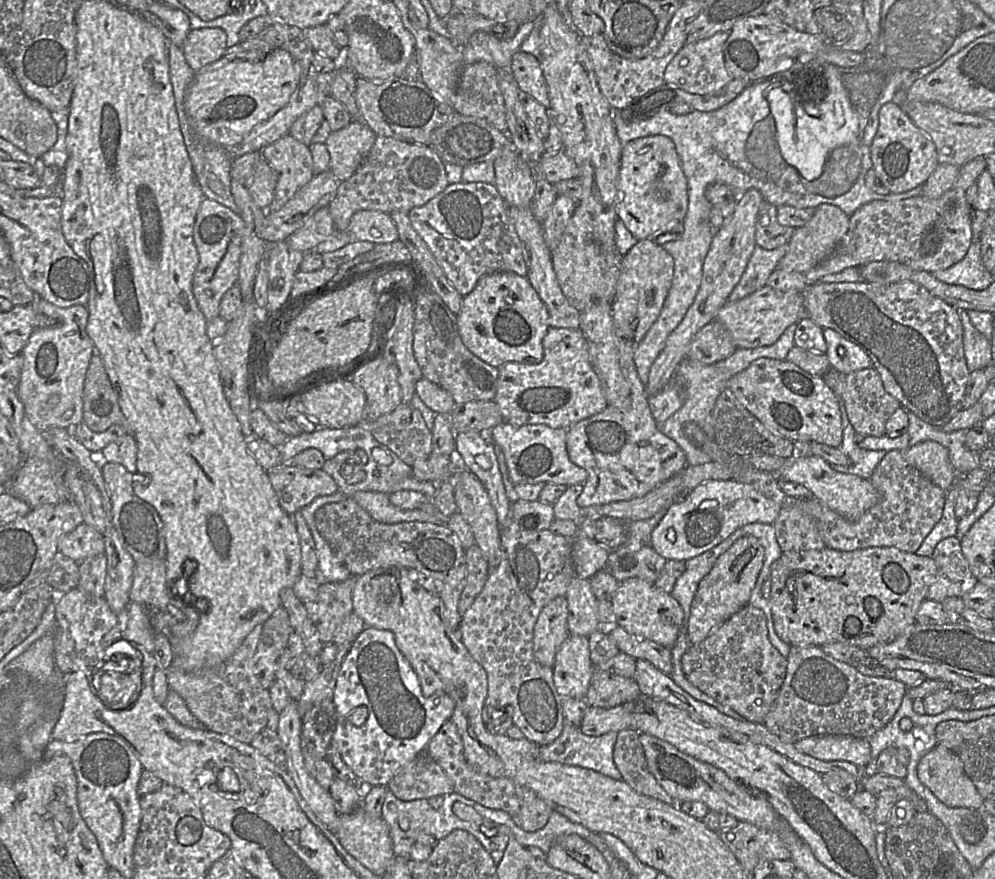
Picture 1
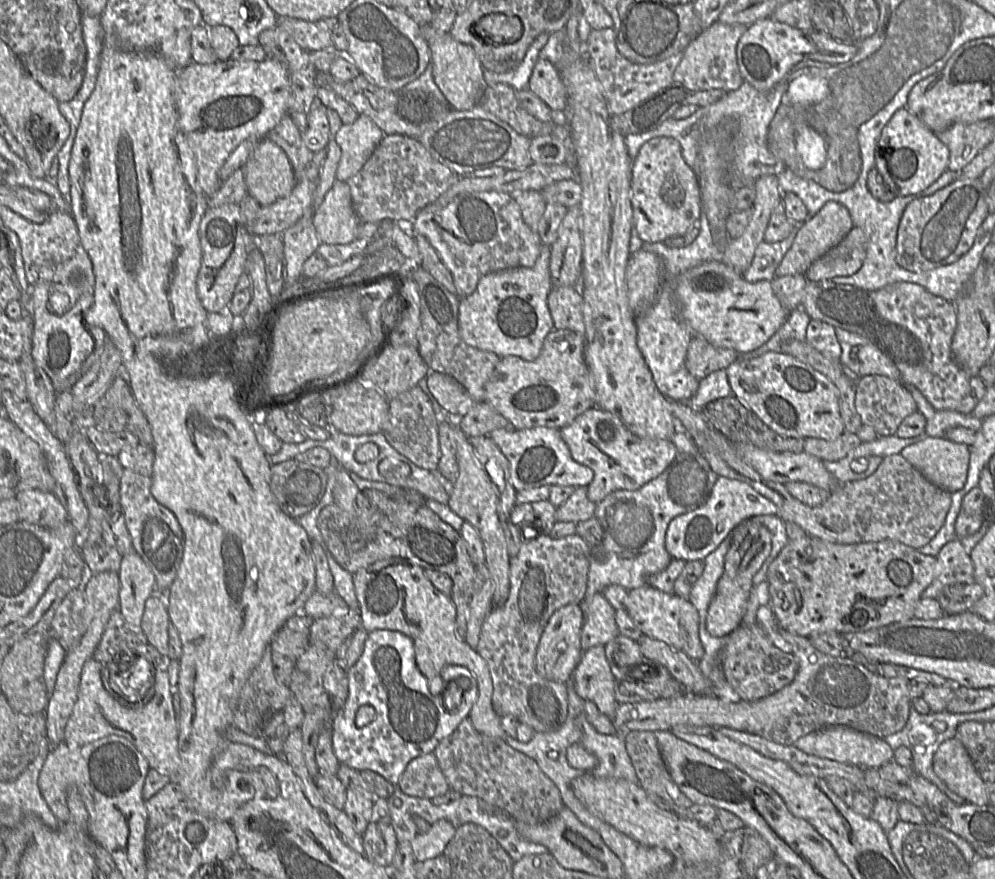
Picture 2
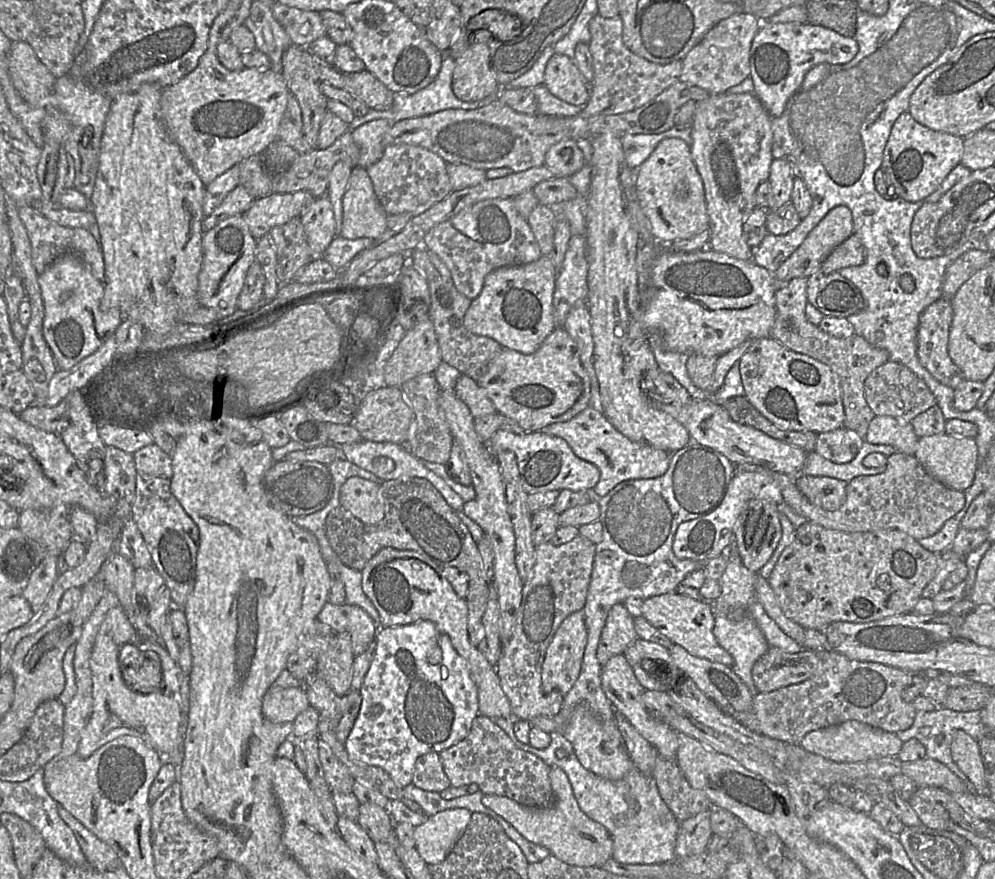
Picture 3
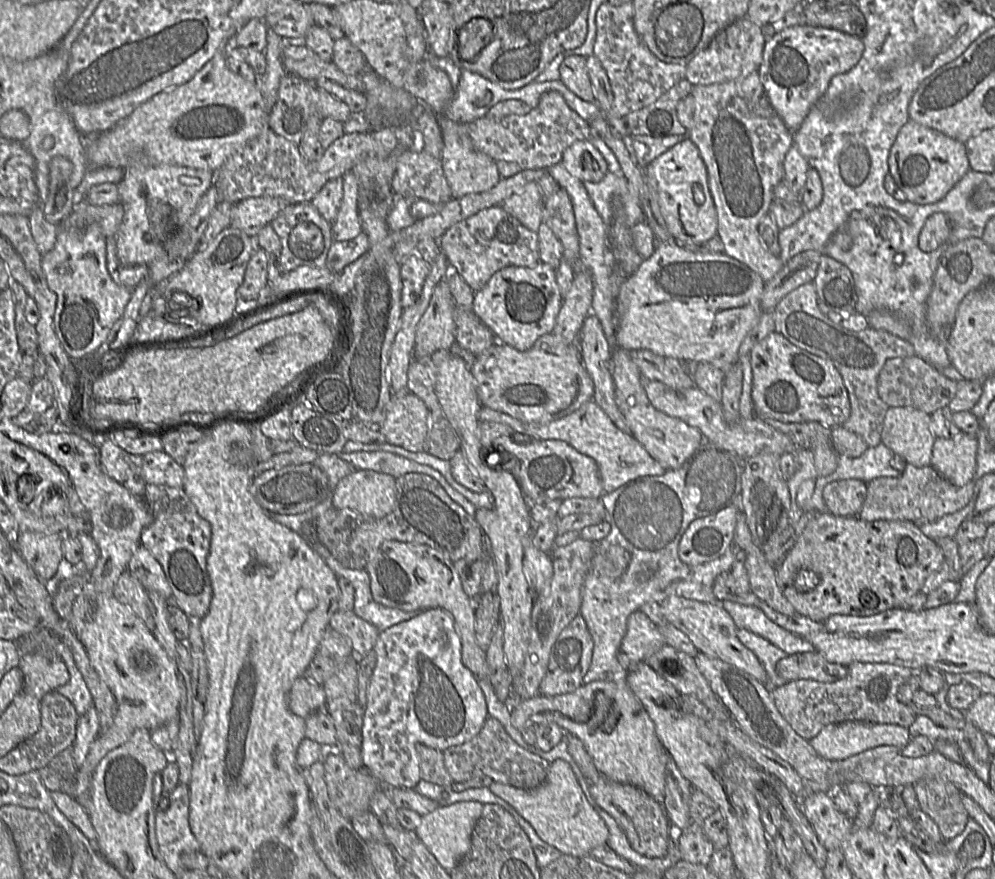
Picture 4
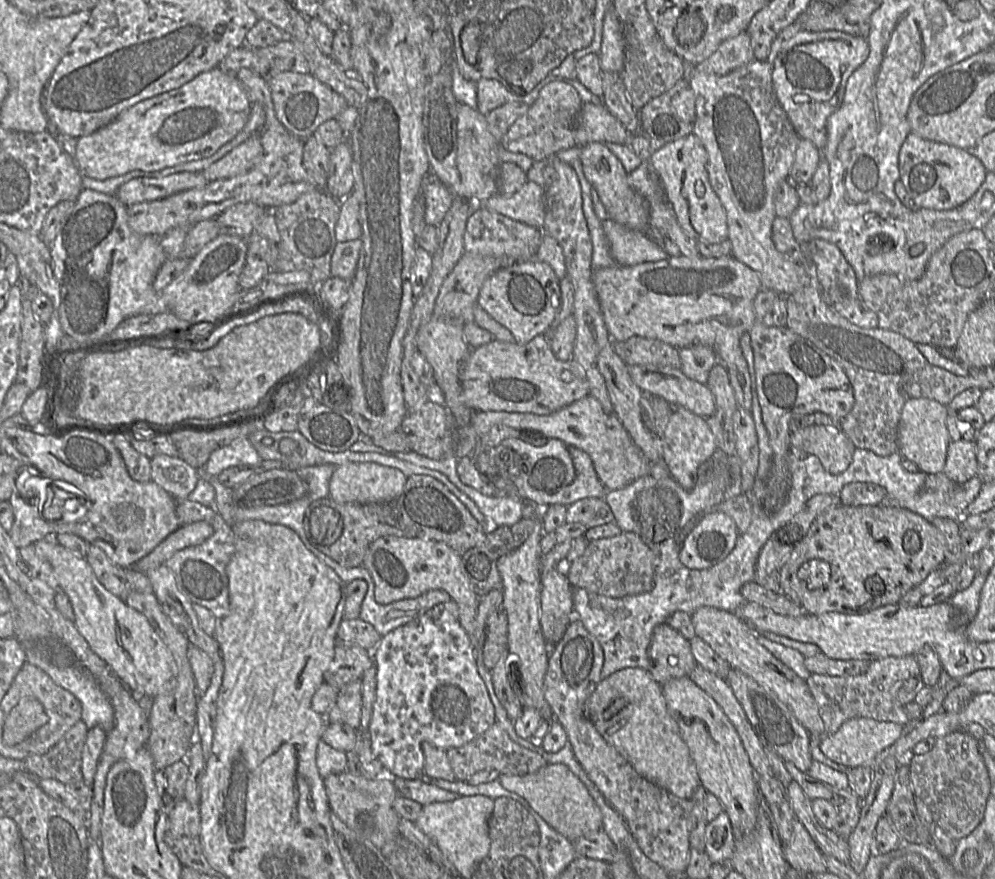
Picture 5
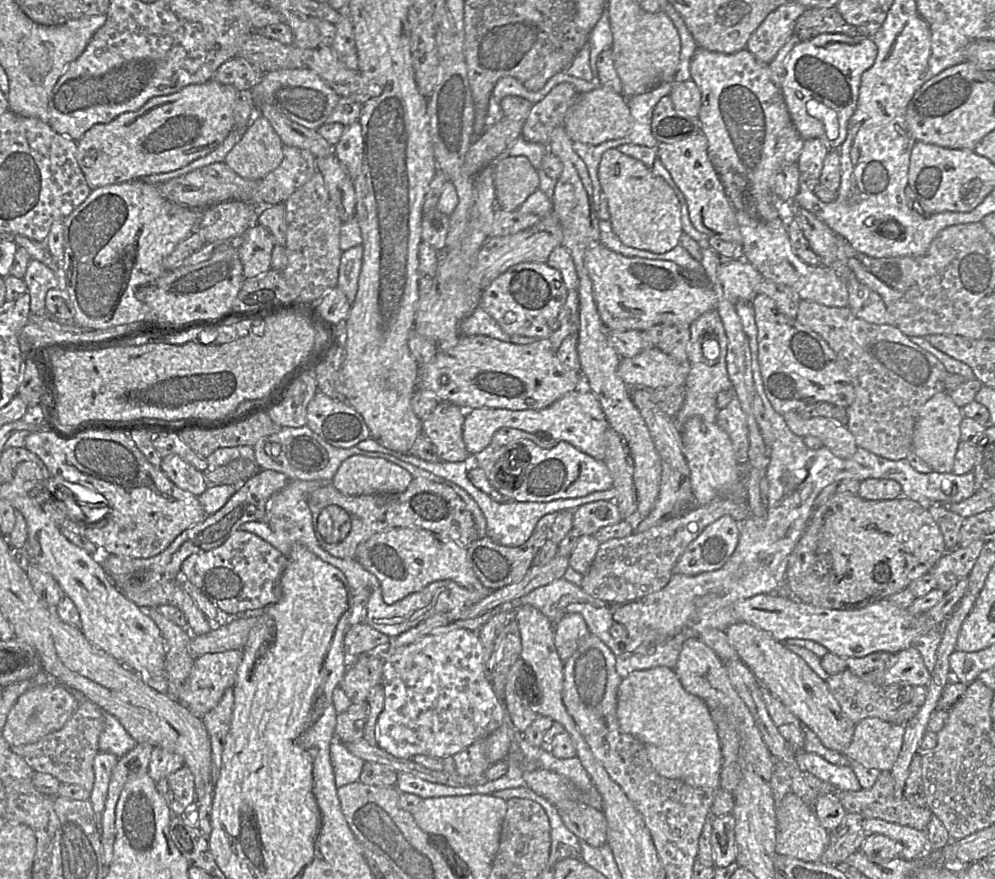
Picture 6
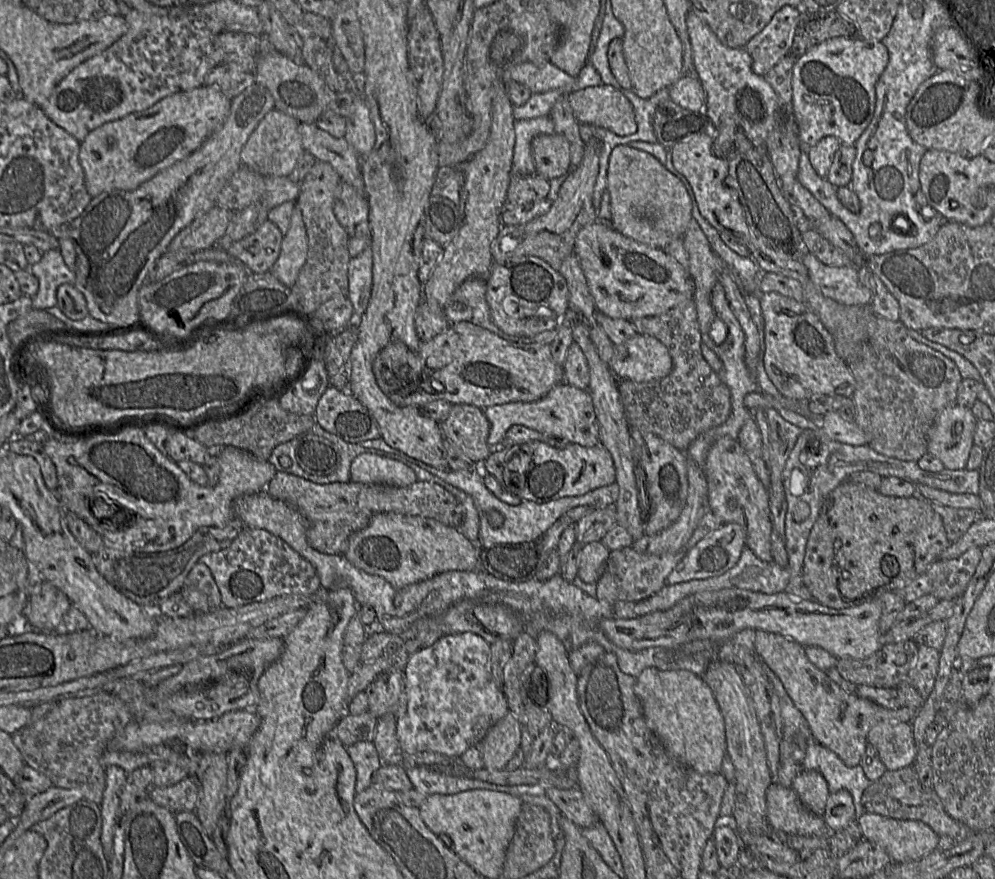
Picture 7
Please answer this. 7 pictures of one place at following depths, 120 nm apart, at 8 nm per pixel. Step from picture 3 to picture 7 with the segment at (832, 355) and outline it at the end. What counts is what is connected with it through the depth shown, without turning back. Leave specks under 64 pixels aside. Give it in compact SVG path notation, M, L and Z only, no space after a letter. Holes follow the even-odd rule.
M874 315L873 317L871 317L871 320L869 322L868 342L864 346L862 357L858 362L852 363L848 365L848 367L855 379L855 391L852 396L856 407L856 417L854 421L865 433L869 441L867 445L869 445L876 452L885 456L903 461L918 462L921 457L928 453L929 432L938 415L944 409L957 404L957 391L959 384L961 383L963 378L961 377L958 367L952 360L944 356L942 353L915 341L912 337L909 336L909 334L907 333L907 329L908 328L901 321L891 321L883 317Z

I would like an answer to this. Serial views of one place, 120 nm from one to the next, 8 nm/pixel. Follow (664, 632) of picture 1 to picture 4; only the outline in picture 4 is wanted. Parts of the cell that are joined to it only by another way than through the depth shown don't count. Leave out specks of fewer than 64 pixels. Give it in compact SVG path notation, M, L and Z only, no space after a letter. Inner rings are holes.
M670 596L661 604L669 624L682 631L700 653L731 664L766 684L768 676L757 656L737 637L738 627L721 603L705 603L678 596Z

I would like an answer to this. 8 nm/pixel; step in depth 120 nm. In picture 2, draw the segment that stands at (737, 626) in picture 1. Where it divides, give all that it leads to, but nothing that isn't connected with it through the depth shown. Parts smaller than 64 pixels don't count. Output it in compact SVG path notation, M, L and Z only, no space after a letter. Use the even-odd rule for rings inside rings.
M758 623L739 625L725 636L719 662L726 681L738 698L744 701L756 701L781 690L794 680L798 671L798 662L793 653L776 647Z

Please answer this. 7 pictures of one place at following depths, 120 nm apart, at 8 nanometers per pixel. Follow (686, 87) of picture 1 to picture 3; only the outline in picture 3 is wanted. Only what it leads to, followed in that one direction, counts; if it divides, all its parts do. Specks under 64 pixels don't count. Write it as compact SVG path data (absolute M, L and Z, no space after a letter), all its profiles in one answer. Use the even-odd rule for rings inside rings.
M738 12L719 21L682 60L680 81L703 88L711 94L726 92L750 77L750 49L763 21L750 13Z

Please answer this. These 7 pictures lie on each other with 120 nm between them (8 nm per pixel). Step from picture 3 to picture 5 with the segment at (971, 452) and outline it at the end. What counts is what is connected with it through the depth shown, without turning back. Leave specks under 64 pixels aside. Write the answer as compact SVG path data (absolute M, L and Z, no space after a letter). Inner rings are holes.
M951 441L943 473L956 484L963 484L977 475L975 441Z

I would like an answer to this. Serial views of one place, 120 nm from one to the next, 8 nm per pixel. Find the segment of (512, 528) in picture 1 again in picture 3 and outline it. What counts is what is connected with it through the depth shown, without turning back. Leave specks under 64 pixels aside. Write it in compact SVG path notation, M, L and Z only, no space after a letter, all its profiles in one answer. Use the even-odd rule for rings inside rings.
M580 535L561 545L551 542L536 545L536 562L523 583L512 636L502 647L495 665L501 687L511 706L511 714L516 719L528 721L538 716L553 716L562 707L564 695L558 691L545 692L542 688L542 664L561 623L585 606L595 550L596 544Z

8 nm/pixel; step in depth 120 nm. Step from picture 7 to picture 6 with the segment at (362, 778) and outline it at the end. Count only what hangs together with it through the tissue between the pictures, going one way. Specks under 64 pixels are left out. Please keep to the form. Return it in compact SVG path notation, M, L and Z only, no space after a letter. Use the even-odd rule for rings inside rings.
M334 741L330 747L330 757L337 787L359 781L365 761L353 755L346 744Z

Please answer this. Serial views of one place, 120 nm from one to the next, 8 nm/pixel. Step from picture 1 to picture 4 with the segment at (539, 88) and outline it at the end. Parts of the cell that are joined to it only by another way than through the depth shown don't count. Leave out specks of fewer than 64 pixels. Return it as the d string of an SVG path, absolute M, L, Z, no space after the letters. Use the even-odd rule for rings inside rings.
M566 56L559 66L561 82L584 101L594 102L594 91L588 76L586 57Z

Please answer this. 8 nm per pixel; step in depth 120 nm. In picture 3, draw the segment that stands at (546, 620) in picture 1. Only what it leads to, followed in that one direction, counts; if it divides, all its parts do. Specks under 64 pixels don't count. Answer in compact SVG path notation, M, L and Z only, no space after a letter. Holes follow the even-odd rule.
M573 612L561 623L547 648L541 672L542 688L545 692L558 691L565 695L572 688L581 670L586 645L584 612Z

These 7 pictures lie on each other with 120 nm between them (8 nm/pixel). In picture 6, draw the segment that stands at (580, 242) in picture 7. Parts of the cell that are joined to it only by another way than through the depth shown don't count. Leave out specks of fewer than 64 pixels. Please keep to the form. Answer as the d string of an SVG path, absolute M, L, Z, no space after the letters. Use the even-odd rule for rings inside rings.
M600 242L587 249L584 264L592 282L594 300L600 318L607 330L614 331L644 331L659 324L690 326L700 315L716 308L723 300L733 304L751 301L755 296L755 287L763 279L762 275L745 260L722 260L717 268L715 281L709 281L692 274L672 261L625 257Z

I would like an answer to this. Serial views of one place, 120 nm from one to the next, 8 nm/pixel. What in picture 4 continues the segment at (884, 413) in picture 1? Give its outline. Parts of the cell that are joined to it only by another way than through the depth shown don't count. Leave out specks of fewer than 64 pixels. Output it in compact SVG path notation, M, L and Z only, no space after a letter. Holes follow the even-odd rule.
M913 356L887 360L878 377L878 394L890 408L911 407L928 414L947 407L957 392L958 381L946 377L923 359Z

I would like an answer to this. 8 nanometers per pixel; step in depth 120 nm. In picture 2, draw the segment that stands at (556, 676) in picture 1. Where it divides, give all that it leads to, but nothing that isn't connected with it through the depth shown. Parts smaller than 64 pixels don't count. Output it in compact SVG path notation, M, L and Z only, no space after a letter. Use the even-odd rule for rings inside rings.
M594 646L585 651L576 666L572 681L577 694L585 701L592 701L611 720L619 703L615 699L614 677L603 646Z

